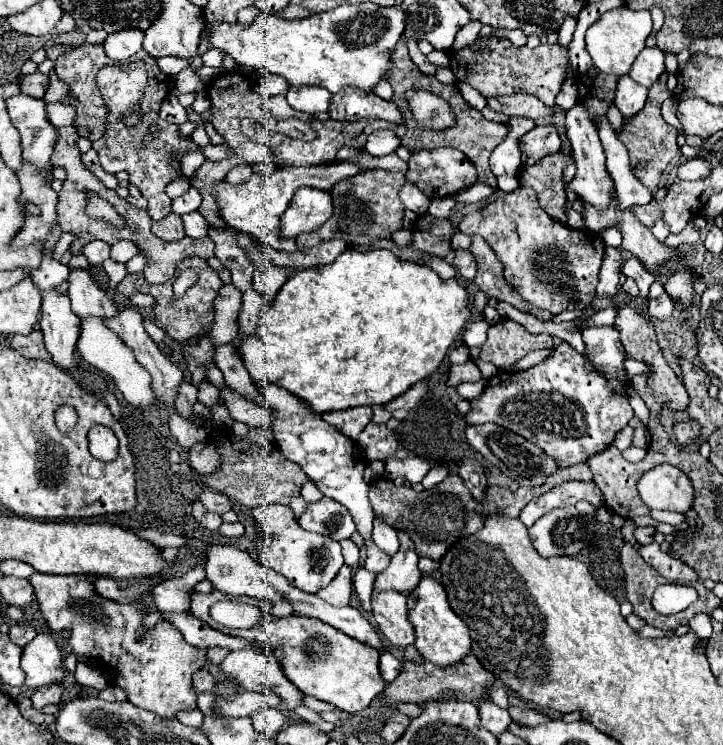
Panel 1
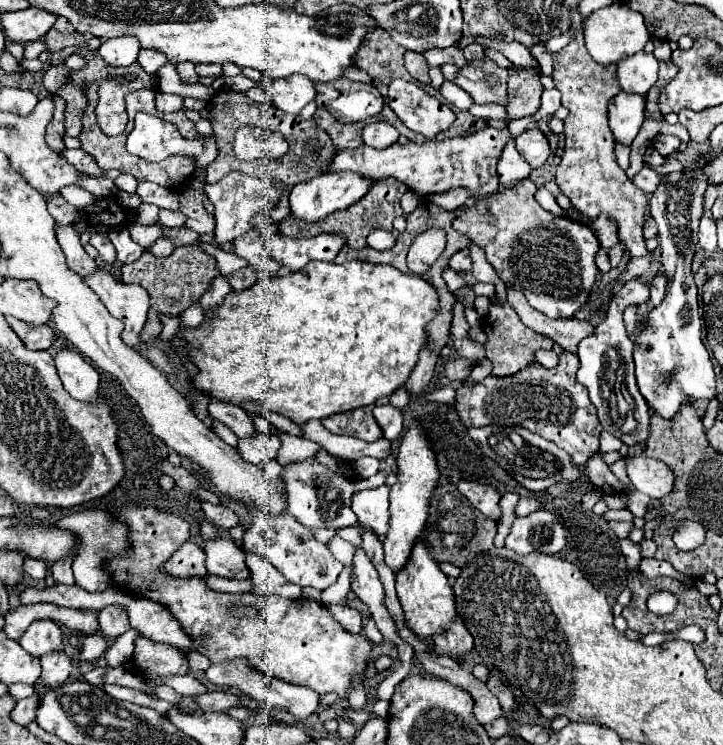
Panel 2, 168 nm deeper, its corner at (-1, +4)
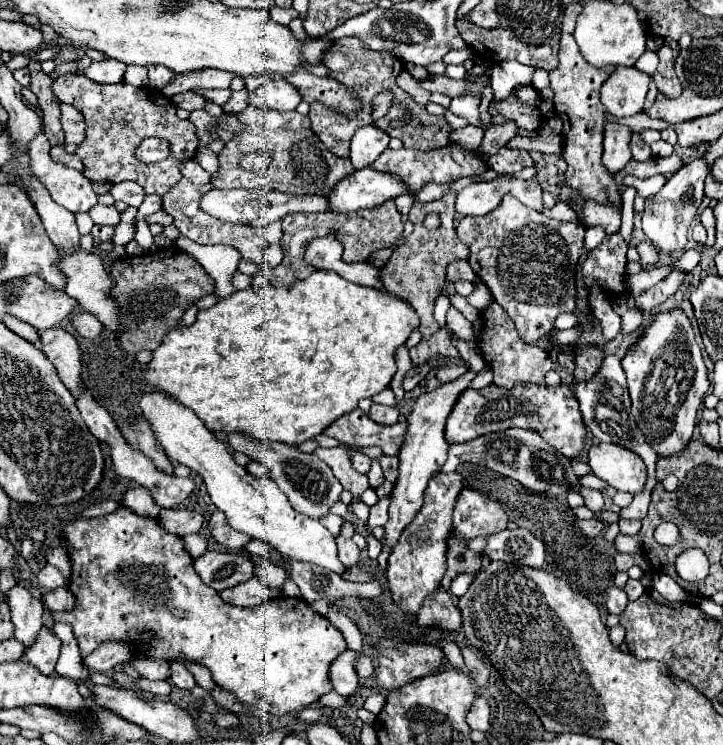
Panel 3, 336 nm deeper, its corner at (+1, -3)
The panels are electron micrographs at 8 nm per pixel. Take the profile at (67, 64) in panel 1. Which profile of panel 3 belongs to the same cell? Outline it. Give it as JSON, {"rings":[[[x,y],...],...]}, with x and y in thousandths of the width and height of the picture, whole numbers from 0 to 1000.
{"rings":[[[83,141],[86,146],[86,173],[91,181],[91,192],[111,195],[116,189],[116,160],[111,149],[100,141]]]}

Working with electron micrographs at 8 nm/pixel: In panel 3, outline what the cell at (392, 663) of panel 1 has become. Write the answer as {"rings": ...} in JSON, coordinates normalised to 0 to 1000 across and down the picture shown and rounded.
{"rings":[[[506,879],[498,882],[498,887],[495,887],[495,906],[501,911],[509,911],[509,909],[517,906],[517,890],[515,890],[512,882],[506,882]]]}

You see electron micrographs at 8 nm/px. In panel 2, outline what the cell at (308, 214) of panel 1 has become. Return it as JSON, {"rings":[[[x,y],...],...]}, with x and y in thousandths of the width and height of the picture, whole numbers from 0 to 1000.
{"rings":[[[454,231],[454,234],[437,236],[434,242],[407,250],[401,258],[401,282],[409,293],[415,293],[420,298],[437,298],[465,282],[476,282],[476,279],[484,279],[487,274],[492,274],[498,266],[506,263],[506,258],[512,255],[515,247],[517,247],[515,239],[503,239],[492,231]]]}

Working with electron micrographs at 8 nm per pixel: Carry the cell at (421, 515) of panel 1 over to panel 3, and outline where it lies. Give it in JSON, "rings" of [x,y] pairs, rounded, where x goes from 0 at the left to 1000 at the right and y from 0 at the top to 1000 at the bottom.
{"rings":[[[622,715],[620,721],[620,740],[617,740],[617,772],[611,777],[611,788],[620,793],[622,780],[636,769],[658,772],[667,764],[664,742],[656,742],[647,737],[647,726],[631,721],[631,715]]]}

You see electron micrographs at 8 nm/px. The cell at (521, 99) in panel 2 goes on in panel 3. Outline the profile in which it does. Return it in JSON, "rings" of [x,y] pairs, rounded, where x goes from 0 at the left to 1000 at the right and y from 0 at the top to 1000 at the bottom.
{"rings":[[[700,160],[697,168],[675,170],[661,205],[669,211],[669,216],[675,216],[675,211],[683,208],[686,203],[692,203],[700,195],[700,189],[714,181],[714,176],[716,176],[716,170],[714,170],[714,165],[708,165],[708,160]]]}

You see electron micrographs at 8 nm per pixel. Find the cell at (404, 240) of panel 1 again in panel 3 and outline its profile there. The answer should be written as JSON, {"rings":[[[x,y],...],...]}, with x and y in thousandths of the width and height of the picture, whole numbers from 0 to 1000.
{"rings":[[[531,332],[531,334],[520,337],[520,342],[512,342],[509,353],[517,356],[517,358],[528,358],[528,356],[539,348],[539,342],[542,342],[542,334],[539,334],[539,332]]]}

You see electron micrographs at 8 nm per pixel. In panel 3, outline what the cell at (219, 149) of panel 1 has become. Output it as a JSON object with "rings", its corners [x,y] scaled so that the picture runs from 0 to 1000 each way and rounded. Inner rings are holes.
{"rings":[[[91,98],[72,111],[72,122],[83,138],[97,138],[116,154],[119,187],[108,195],[105,208],[113,213],[116,238],[124,243],[188,243],[202,259],[216,259],[224,264],[252,240],[246,216],[257,216],[271,208],[277,195],[277,187],[271,187],[271,173],[263,162],[246,160],[241,138],[216,119],[210,122],[207,117],[183,117],[172,109],[160,114],[136,114],[113,98]],[[207,181],[224,184],[235,192],[238,208],[232,216],[202,221],[185,211],[185,200],[199,184]]]}

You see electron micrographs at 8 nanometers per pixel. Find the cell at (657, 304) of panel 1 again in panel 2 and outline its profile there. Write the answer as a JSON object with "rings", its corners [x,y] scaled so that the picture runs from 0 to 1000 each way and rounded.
{"rings":[[[910,368],[902,379],[899,379],[899,403],[905,411],[910,411],[918,400],[918,392],[921,392],[921,381],[924,381],[924,373],[918,368]]]}

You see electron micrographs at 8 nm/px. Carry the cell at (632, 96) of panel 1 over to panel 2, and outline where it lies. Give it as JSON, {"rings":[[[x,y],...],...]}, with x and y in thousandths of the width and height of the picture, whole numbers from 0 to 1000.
{"rings":[[[858,123],[844,134],[841,166],[855,193],[871,196],[891,164],[891,129]]]}

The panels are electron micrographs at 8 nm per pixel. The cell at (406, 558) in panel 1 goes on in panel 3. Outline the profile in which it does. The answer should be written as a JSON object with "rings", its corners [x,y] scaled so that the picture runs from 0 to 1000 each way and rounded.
{"rings":[[[656,498],[642,501],[639,506],[609,517],[606,522],[586,528],[578,533],[578,538],[573,541],[570,554],[562,560],[564,568],[564,579],[559,587],[559,597],[550,608],[553,616],[553,627],[550,627],[550,643],[545,648],[545,656],[539,662],[539,699],[531,705],[531,729],[537,732],[537,737],[542,737],[548,732],[548,726],[553,726],[553,718],[559,713],[559,707],[578,691],[581,681],[586,681],[586,659],[592,654],[592,646],[609,635],[611,624],[620,616],[620,605],[622,605],[622,595],[617,589],[617,562],[633,536],[633,530],[650,517],[650,511],[656,509]]]}

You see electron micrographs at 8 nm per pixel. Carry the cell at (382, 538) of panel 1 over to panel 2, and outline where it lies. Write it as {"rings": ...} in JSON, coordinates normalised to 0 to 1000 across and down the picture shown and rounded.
{"rings":[[[523,652],[515,658],[492,660],[487,666],[487,687],[495,693],[495,701],[517,709],[523,719],[534,717],[537,658],[537,652]]]}

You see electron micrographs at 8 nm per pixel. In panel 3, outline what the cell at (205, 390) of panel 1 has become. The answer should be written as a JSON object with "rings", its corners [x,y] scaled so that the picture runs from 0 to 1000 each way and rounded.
{"rings":[[[329,579],[315,581],[315,595],[324,605],[340,608],[346,616],[360,619],[371,630],[373,643],[382,646],[382,651],[398,664],[407,686],[426,691],[432,697],[443,697],[456,689],[456,681],[462,675],[470,672],[470,662],[476,659],[476,654],[462,640],[459,630],[434,608],[418,608],[407,597],[396,595],[371,595],[362,589],[349,589],[349,584],[337,584]]]}

